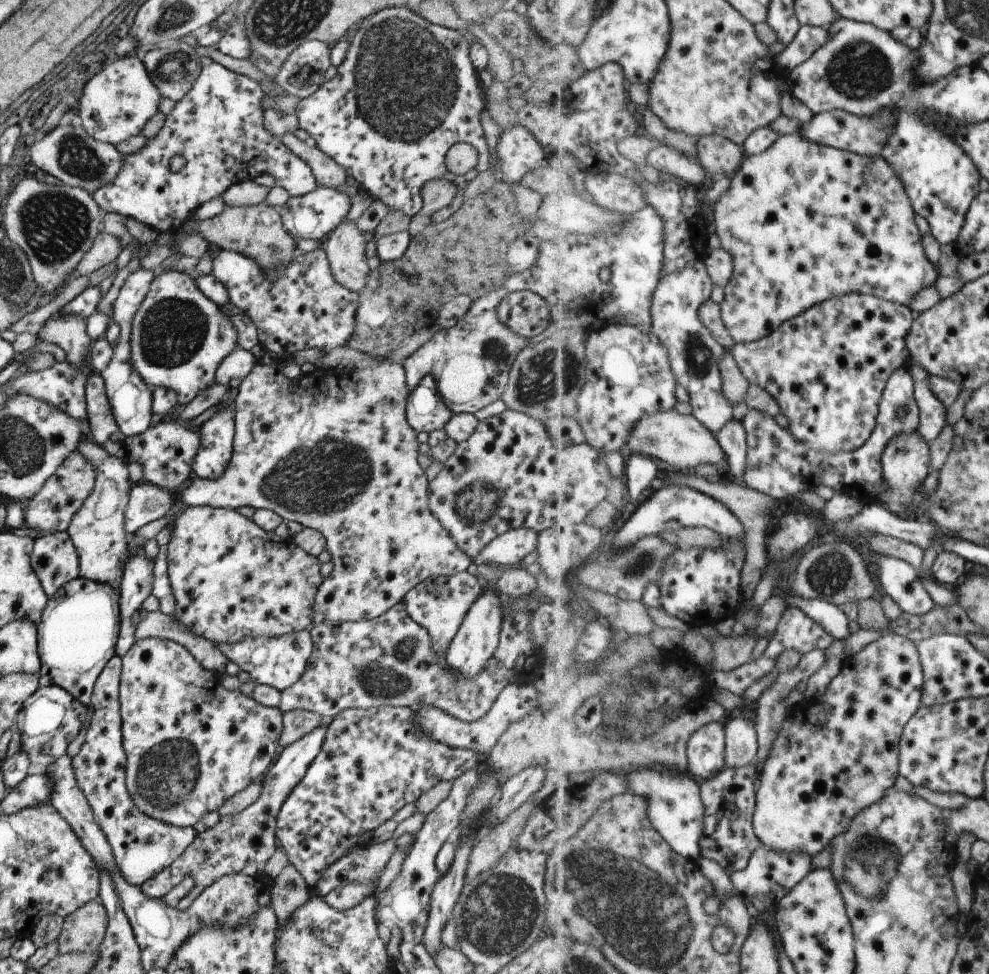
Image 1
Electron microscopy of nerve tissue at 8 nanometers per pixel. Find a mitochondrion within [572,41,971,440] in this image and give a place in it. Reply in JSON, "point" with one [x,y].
{"point":[697,356]}

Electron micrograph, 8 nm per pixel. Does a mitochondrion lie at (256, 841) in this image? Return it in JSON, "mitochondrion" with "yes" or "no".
{"mitochondrion":"no"}

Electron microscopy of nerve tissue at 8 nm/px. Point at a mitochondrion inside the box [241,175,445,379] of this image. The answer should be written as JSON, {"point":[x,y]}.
{"point":[276,259]}

